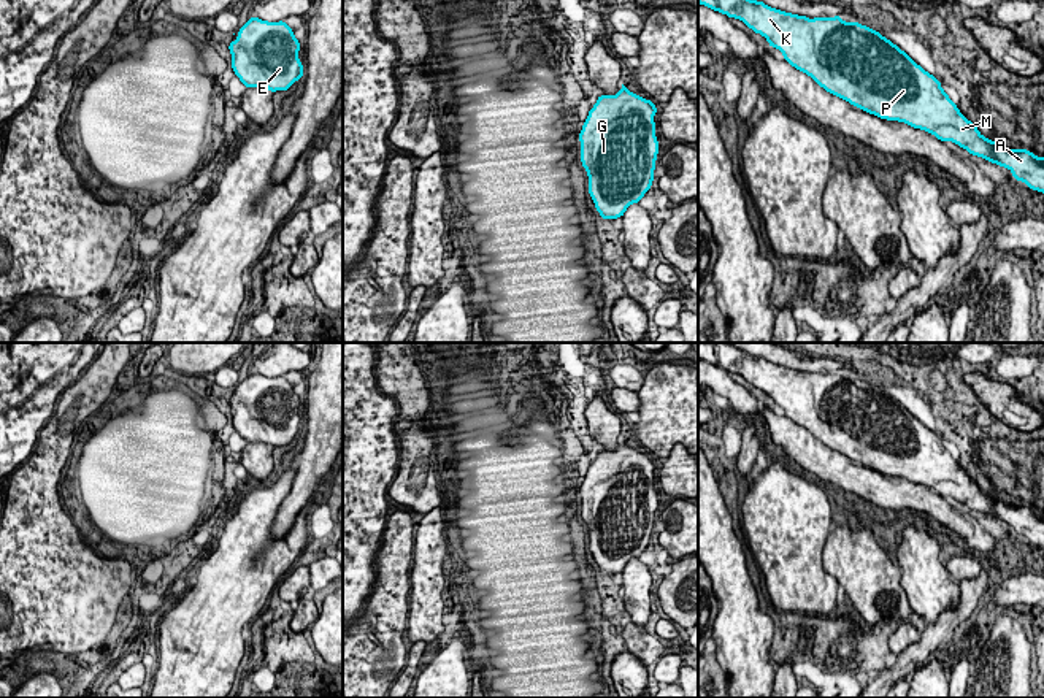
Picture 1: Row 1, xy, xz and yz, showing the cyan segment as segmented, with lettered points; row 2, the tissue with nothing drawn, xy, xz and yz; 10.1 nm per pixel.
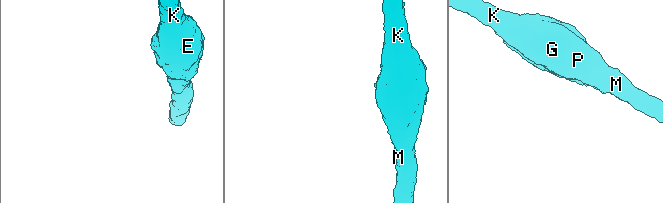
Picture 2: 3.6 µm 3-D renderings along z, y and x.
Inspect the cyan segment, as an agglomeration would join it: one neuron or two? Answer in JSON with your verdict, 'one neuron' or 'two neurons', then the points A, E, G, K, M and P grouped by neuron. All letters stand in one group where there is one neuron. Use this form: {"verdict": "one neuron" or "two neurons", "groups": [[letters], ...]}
{"verdict": "one neuron", "groups": [["A", "E", "G", "K", "M", "P"]]}

